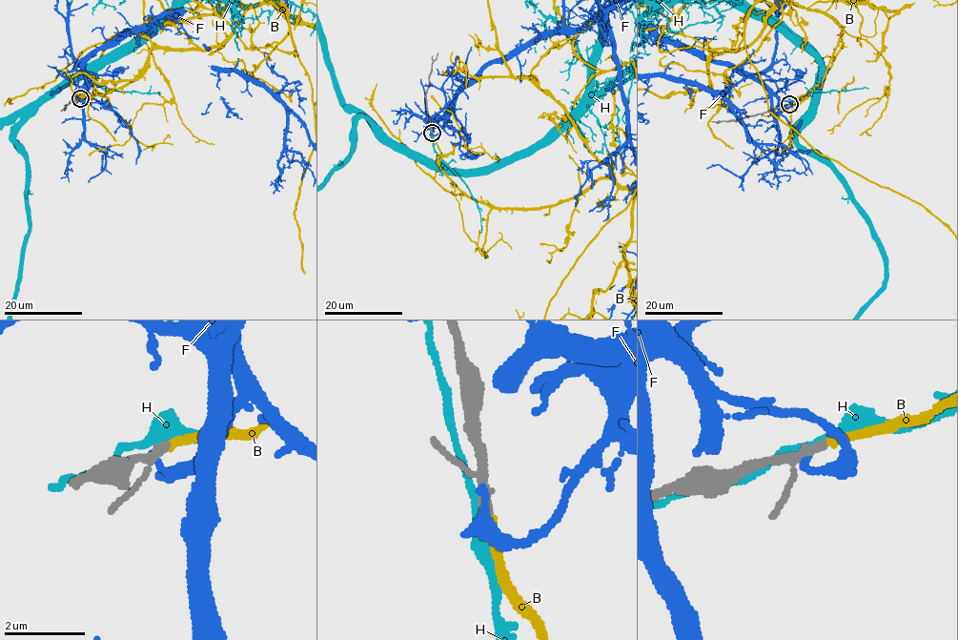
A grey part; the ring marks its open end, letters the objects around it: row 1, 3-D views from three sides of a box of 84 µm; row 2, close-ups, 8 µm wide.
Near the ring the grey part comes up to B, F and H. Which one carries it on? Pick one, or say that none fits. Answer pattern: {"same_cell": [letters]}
{"same_cell": ["B"]}

